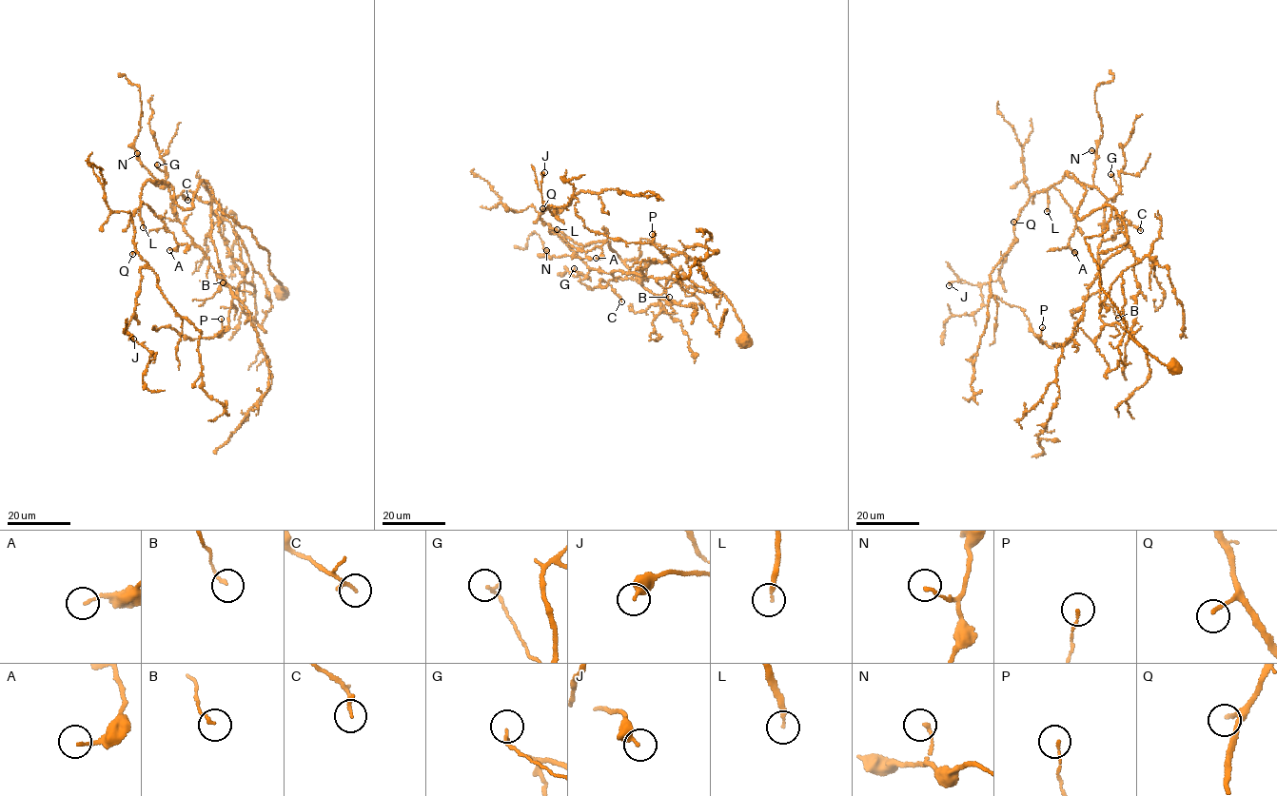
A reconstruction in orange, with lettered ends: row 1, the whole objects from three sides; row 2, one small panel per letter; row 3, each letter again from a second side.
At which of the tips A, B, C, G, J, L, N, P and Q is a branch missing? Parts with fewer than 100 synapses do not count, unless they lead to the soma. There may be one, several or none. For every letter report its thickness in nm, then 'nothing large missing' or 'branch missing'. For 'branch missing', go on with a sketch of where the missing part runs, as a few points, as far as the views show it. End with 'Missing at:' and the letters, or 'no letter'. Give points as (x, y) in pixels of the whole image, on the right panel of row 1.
A: 120 nm | nothing large missing
B: 120 nm | nothing large missing
C: 180 nm | nothing large missing
G: 130 nm | nothing large missing
J: 360 nm | nothing large missing
L: 150 nm | branch missing | (1047, 211), (1055, 260), (1046, 286), (1059, 313), (1056, 326), (1070, 344), (1068, 376), (1022, 402), (998, 381)
N: 140 nm | nothing large missing
P: 110 nm | nothing large missing
Q: 150 nm | nothing large missing
Missing at: L

